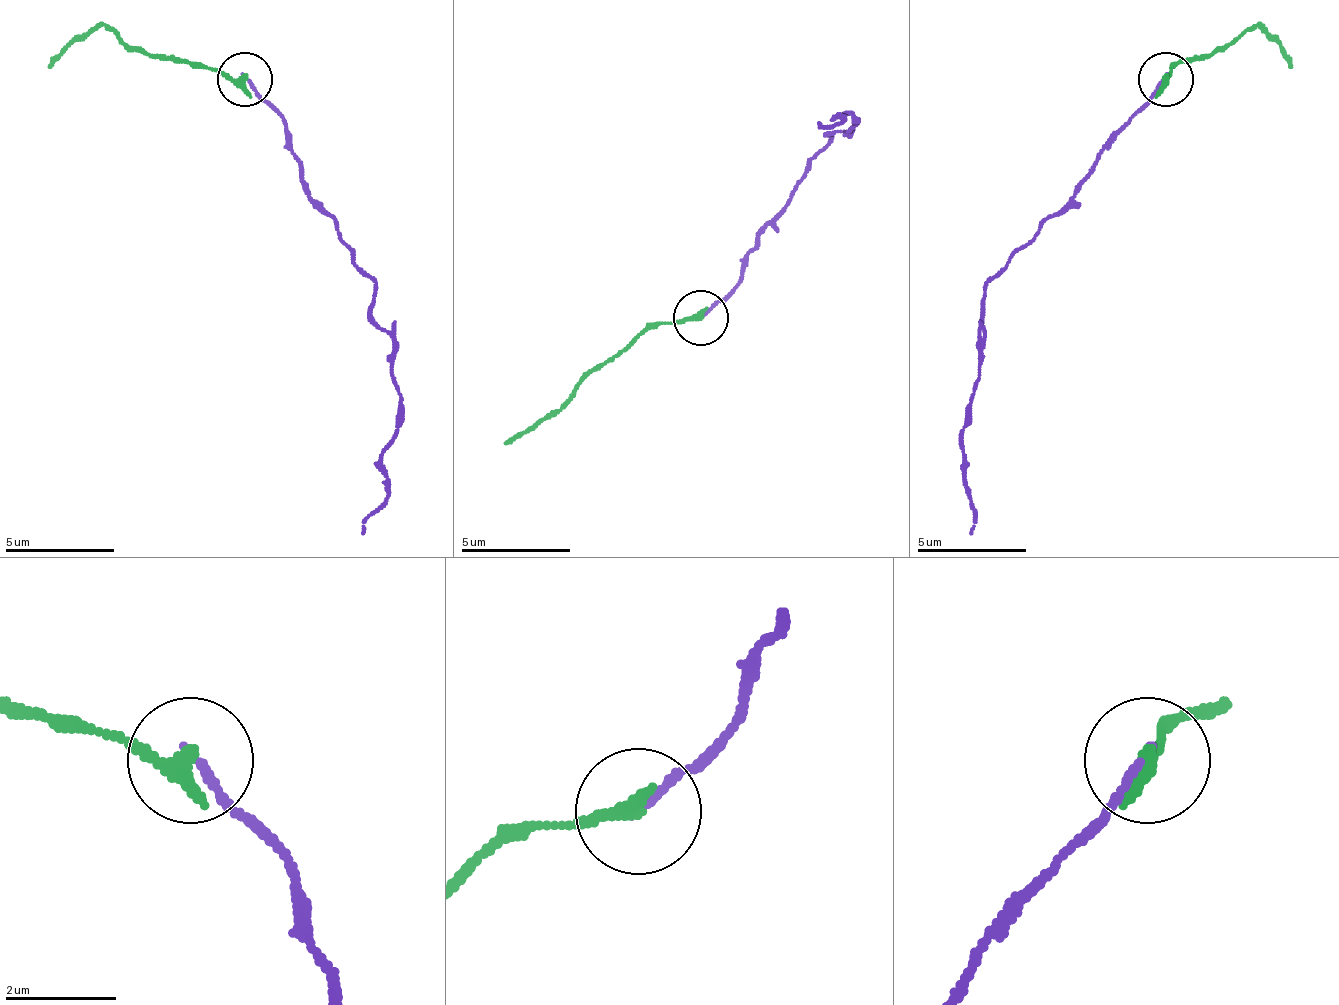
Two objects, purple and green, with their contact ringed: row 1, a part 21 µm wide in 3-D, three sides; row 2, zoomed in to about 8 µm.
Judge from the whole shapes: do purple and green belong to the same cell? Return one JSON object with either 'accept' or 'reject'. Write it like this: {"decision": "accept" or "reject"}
{"decision": "reject"}

